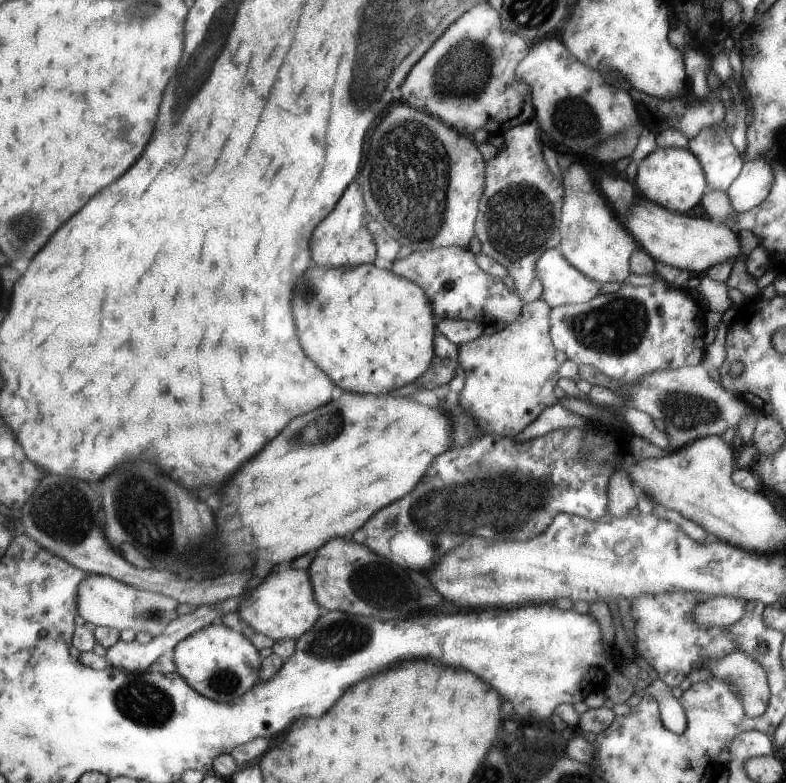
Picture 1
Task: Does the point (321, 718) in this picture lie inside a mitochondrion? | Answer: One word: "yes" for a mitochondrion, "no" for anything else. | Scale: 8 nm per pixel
no

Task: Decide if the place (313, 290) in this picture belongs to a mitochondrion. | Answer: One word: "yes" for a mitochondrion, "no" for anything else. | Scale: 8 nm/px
yes

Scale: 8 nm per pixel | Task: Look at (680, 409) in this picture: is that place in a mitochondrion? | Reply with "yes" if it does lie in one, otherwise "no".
yes

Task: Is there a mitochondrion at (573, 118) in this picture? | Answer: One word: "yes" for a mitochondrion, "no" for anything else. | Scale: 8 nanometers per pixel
yes

